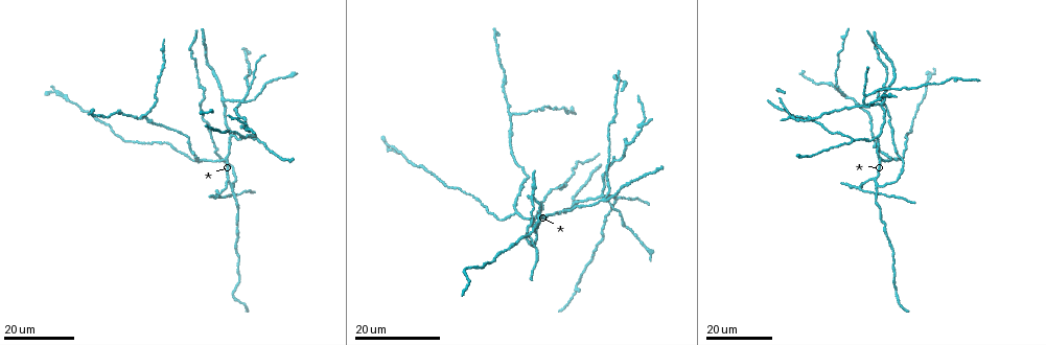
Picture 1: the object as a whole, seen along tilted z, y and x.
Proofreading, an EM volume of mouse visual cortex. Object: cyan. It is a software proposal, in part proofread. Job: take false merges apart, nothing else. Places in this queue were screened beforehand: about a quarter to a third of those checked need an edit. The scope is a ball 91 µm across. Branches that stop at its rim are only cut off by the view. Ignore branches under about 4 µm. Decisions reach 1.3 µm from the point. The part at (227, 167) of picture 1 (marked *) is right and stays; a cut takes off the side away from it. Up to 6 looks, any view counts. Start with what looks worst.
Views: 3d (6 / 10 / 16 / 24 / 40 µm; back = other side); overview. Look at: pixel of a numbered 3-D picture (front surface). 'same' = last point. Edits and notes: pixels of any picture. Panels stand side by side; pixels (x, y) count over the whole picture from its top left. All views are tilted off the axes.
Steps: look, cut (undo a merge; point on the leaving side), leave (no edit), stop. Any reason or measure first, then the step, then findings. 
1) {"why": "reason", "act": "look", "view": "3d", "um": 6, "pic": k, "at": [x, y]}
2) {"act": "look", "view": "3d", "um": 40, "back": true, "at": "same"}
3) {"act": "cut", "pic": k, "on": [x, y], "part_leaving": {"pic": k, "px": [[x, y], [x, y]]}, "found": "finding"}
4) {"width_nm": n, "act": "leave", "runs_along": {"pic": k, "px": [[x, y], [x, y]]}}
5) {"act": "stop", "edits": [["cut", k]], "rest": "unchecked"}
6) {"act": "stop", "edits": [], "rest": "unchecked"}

{"why": "branch point", "act": "look", "view": "3d", "um": 24, "pic": 1, "at": [512, 115]}

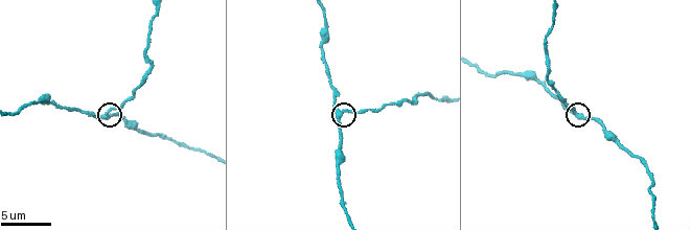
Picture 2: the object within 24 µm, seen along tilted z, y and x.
{"act": "look", "view": "3d", "um": 10, "pic": 2, "at": [106, 114]}

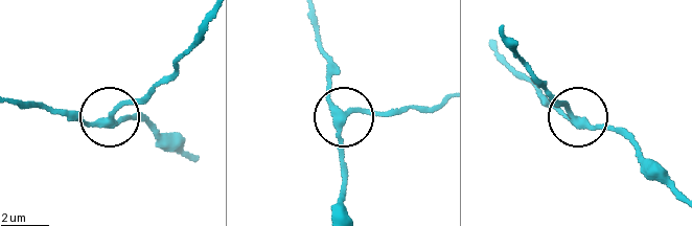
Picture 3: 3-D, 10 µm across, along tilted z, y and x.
{"side_arm_um": 25, "arms": 3, "act": "leave", "found": "one neuron here"}

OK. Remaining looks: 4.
{"why": "branch point", "act": "look", "view": "3d", "um": 24, "pic": 1, "at": [398, 151]}

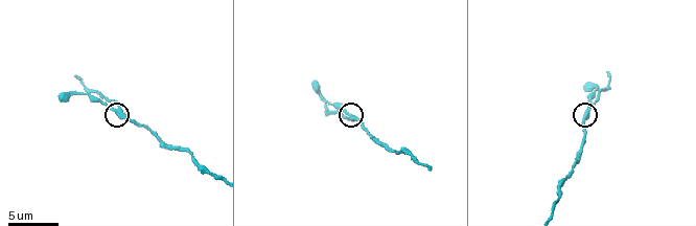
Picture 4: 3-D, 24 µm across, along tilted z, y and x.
{"act": "look", "view": "3d", "um": 10, "pic": 4, "at": [586, 108]}

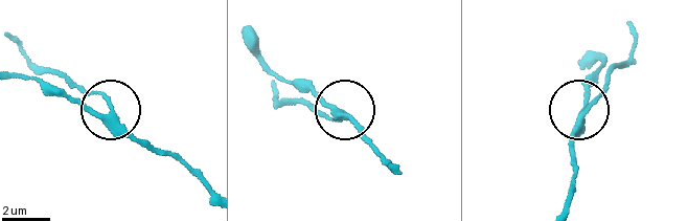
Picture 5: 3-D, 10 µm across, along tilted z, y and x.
{"width_nm": 240, "act": "leave", "runs_along": {"pic": 5, "px": [[570, 206], [574, 132], [609, 81]]}, "found": "continuous, no second neuron"}

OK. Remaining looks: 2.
{"why": "four or more arms meet", "act": "look", "view": "3d", "um": 24, "pic": 1, "at": [860, 188]}

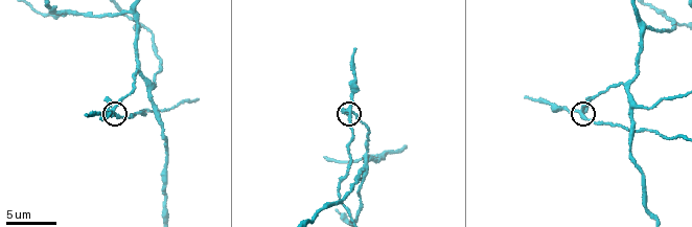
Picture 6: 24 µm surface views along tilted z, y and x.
{"act": "look", "view": "3d", "um": 10, "pic": 6, "at": [581, 111]}

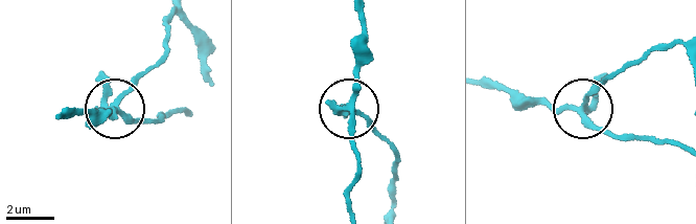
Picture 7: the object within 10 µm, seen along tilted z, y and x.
{"arms": 4, "act": "cut", "pic": 7, "on": [353, 73], "part_leaving": {"pic": 7, "px": [[348, 113], [360, 170], [349, 203]]}, "found": "a second neuron is stuck on"}

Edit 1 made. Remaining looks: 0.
{"act": "stop", "edits": [["cut", 7]], "rest": "unchecked"}

